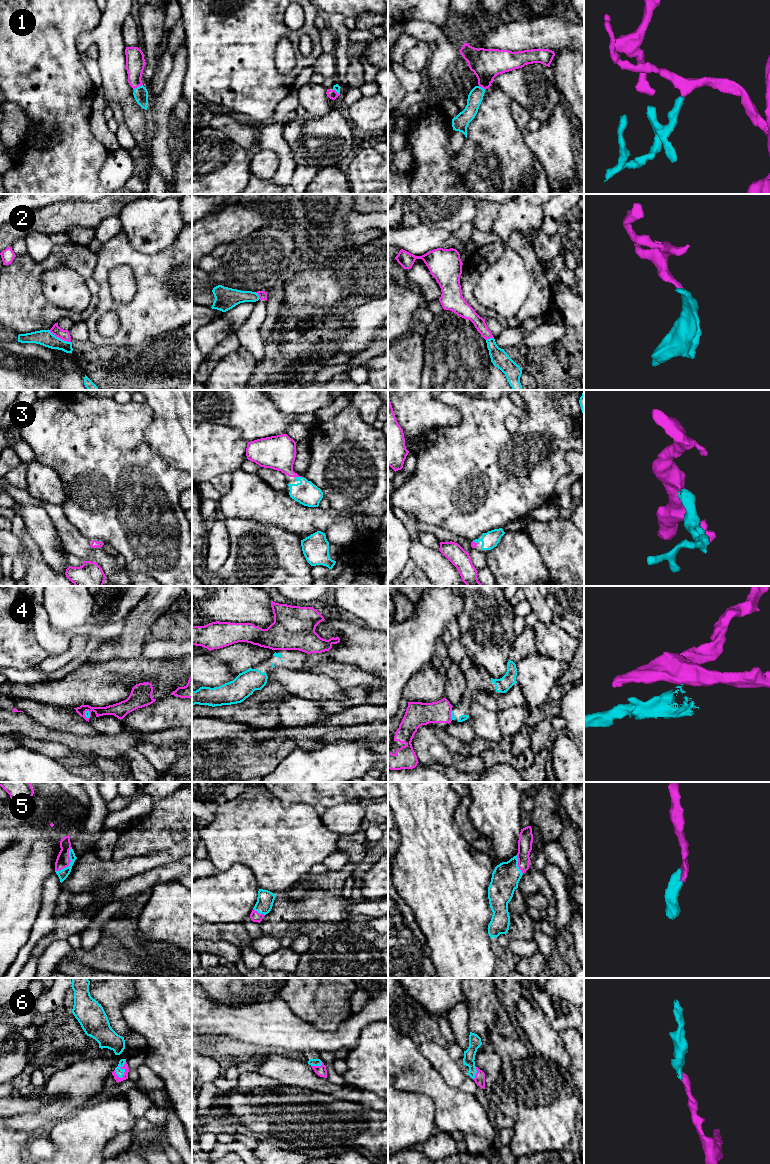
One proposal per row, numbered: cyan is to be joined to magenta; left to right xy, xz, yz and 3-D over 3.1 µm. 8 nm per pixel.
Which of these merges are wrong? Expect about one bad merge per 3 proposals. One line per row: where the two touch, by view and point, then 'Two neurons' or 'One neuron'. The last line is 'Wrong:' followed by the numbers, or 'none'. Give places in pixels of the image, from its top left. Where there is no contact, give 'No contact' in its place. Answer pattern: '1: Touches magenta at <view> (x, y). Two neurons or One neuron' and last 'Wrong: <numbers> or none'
1: Touches magenta at xy (138, 86). One neuron
2: Touches magenta at xy (60, 338). Two neurons
3: Touches magenta at xz (298, 476). One neuron
4: Touches magenta at xy (84, 714). Two neurons
5: Touches magenta at xy (69, 863). One neuron
6: Touches magenta at xy (125, 1070). One neuron
Wrong: 2, 4

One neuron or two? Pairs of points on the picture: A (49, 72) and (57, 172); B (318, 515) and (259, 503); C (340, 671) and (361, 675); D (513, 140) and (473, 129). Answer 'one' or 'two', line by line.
A: one
B: one
C: one
D: one

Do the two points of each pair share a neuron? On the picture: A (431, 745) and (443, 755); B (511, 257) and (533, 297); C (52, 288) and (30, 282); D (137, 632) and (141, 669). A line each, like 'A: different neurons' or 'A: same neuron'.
A: same neuron
B: different neurons
C: different neurons
D: different neurons

